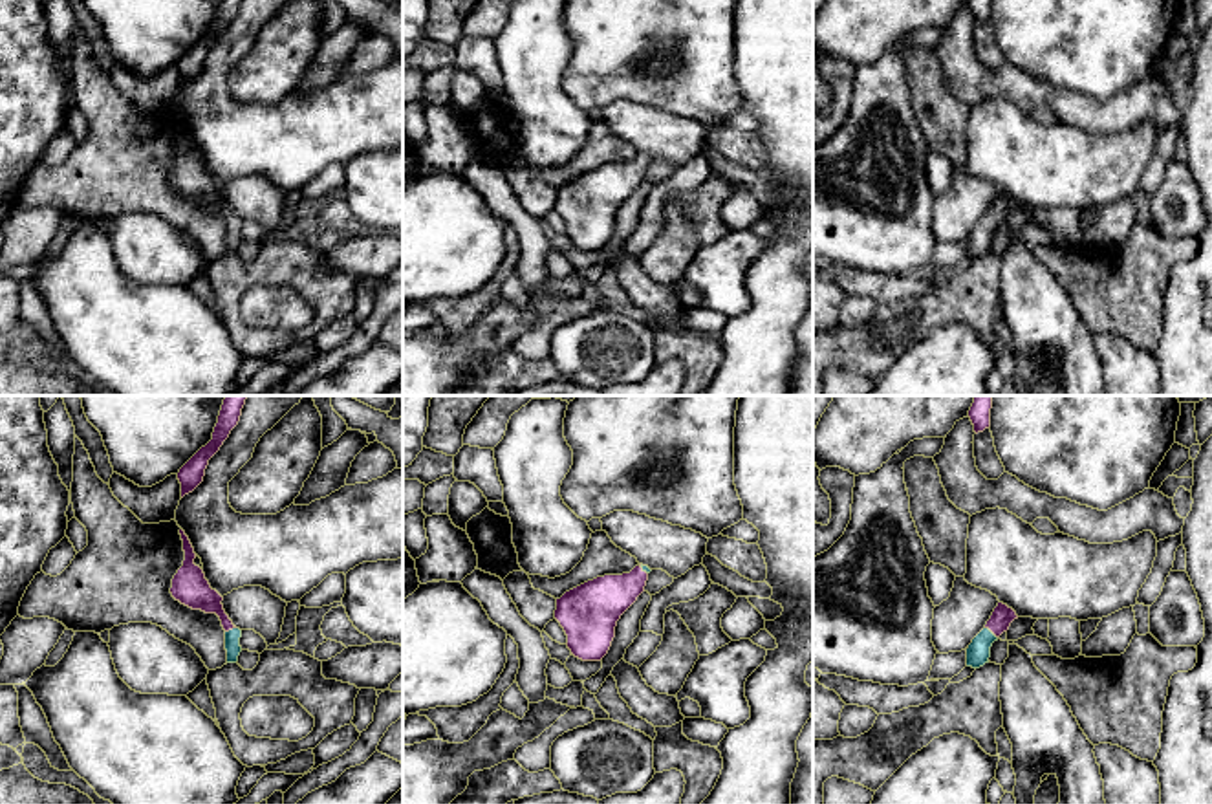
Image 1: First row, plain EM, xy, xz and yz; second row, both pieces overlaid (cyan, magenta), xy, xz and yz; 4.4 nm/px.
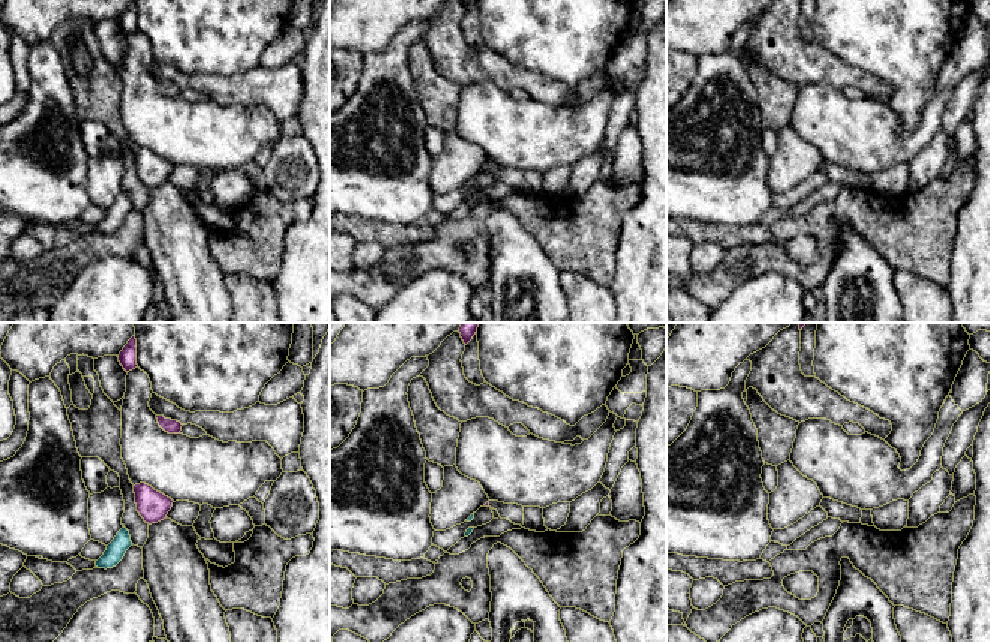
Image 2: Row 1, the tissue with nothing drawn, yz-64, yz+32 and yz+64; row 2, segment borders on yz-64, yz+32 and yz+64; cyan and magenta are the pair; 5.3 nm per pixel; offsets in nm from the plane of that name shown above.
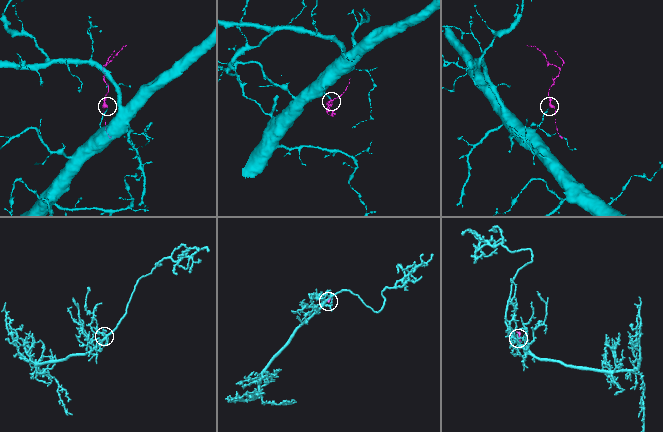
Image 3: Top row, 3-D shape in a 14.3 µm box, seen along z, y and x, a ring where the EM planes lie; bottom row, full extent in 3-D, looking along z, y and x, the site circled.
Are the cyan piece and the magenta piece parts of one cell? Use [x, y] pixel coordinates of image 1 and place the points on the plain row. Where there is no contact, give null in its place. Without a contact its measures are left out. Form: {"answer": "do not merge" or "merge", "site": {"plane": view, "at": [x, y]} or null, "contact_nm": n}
{"answer": "merge", "site": {"plane": "yz", "at": [991, 222]}, "contact_nm": 80}

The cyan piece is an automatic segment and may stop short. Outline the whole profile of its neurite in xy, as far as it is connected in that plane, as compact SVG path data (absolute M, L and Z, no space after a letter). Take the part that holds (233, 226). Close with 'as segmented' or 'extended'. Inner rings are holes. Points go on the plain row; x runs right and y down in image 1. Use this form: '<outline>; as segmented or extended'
M179 119L179 125L183 130L185 150L172 168L170 183L176 190L192 200L216 203L220 207L222 216L225 220L227 253L236 253L242 242L240 236L242 220L236 218L229 209L229 205L225 203L222 194L223 187L211 178L203 159L194 154L196 143L189 126L185 125L183 119Z; extended

